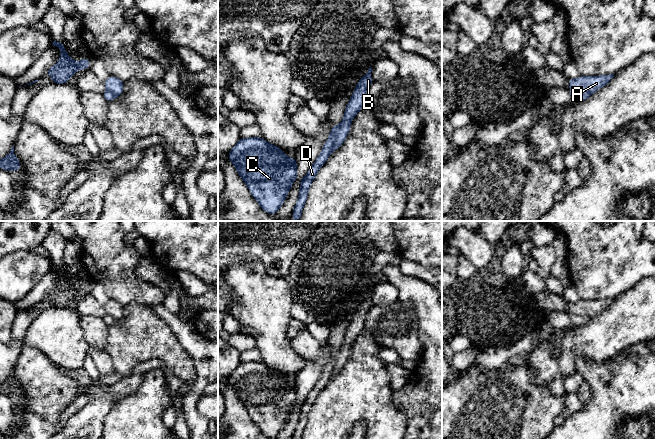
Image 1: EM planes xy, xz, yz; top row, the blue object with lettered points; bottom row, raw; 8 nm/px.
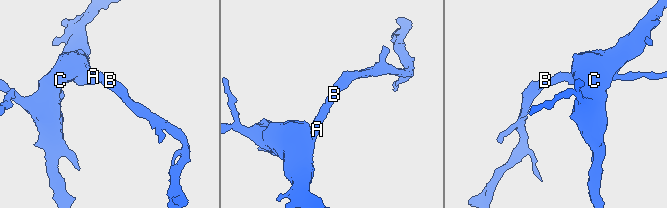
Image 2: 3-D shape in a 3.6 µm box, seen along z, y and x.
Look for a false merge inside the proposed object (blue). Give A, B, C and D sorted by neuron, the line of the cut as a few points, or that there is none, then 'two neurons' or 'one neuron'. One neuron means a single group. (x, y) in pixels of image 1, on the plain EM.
A B C / D | xz (337, 350), (334, 356), (334, 368), (331, 375) | two neurons

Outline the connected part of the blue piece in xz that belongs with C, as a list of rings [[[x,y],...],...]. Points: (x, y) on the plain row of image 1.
[[[261,361],[240,362],[233,373],[226,378],[234,388],[239,400],[245,406],[252,420],[260,431],[267,437],[276,439],[289,417],[293,405],[297,403],[297,384],[288,382],[287,379],[275,369],[270,368]]]

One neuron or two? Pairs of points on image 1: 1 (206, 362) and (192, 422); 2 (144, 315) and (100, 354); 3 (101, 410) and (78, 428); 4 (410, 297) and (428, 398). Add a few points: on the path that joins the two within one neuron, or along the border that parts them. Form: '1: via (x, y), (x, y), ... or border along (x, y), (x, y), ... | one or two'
1: via (204, 377), (191, 398), (191, 407) | one
2: border along (104, 347), (111, 359), (114, 371) | two
3: via (95, 413), (84, 424) | one
4: via (431, 322), (431, 373) | one

